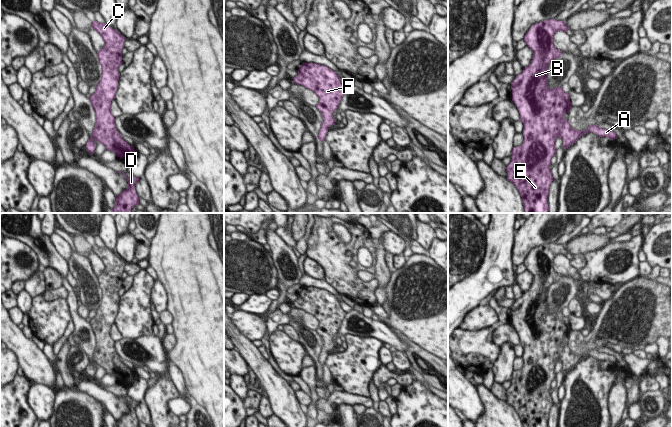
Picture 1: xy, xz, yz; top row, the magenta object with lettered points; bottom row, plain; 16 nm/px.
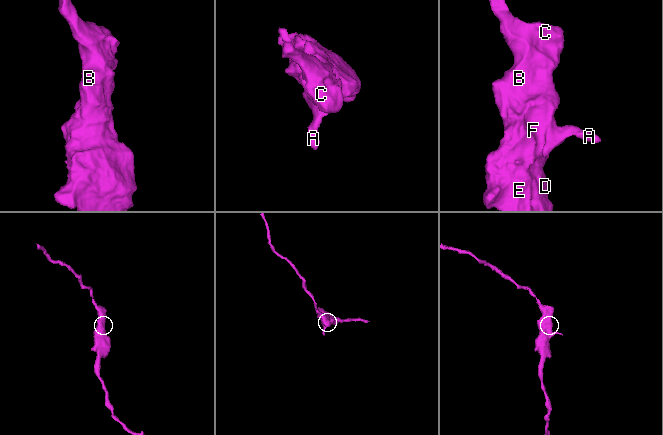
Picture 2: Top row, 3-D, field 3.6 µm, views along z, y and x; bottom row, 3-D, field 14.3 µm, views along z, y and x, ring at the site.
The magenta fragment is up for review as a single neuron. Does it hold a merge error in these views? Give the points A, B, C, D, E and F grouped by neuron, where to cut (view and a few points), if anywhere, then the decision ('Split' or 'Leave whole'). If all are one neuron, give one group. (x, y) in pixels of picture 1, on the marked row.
Groups: A B C D E F. No split. Leave whole

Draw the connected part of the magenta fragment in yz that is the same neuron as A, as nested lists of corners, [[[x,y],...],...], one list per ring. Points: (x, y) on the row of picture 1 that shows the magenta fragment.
[[[549,19],[532,25],[524,36],[525,43],[533,51],[531,63],[529,66],[525,67],[522,73],[516,76],[516,78],[511,83],[512,101],[519,111],[521,117],[520,121],[524,124],[522,132],[524,136],[524,142],[521,146],[513,148],[511,162],[506,167],[506,171],[507,179],[515,185],[522,197],[525,213],[549,213],[548,195],[550,185],[553,181],[550,165],[551,158],[557,152],[555,148],[555,141],[558,137],[563,140],[562,146],[565,149],[574,144],[583,134],[589,132],[593,132],[600,137],[608,137],[611,140],[618,138],[613,131],[602,129],[597,125],[590,125],[585,132],[583,130],[573,129],[569,124],[568,118],[564,118],[565,113],[569,113],[572,106],[569,94],[563,91],[563,87],[549,89],[547,86],[548,65],[553,59],[560,58],[562,54],[562,52],[554,46],[554,34],[557,31],[564,31],[567,33],[568,29],[570,28],[566,25],[565,22],[557,21],[556,19]]]

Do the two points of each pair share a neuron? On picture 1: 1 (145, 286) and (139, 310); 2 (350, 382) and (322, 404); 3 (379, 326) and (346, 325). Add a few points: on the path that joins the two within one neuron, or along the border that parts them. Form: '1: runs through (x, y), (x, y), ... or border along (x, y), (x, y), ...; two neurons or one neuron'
1: runs through (140, 292), (139, 304); one neuron
2: border along (343, 390), (366, 396); two neurons
3: runs through (371, 332), (364, 334), (354, 331); one neuron

